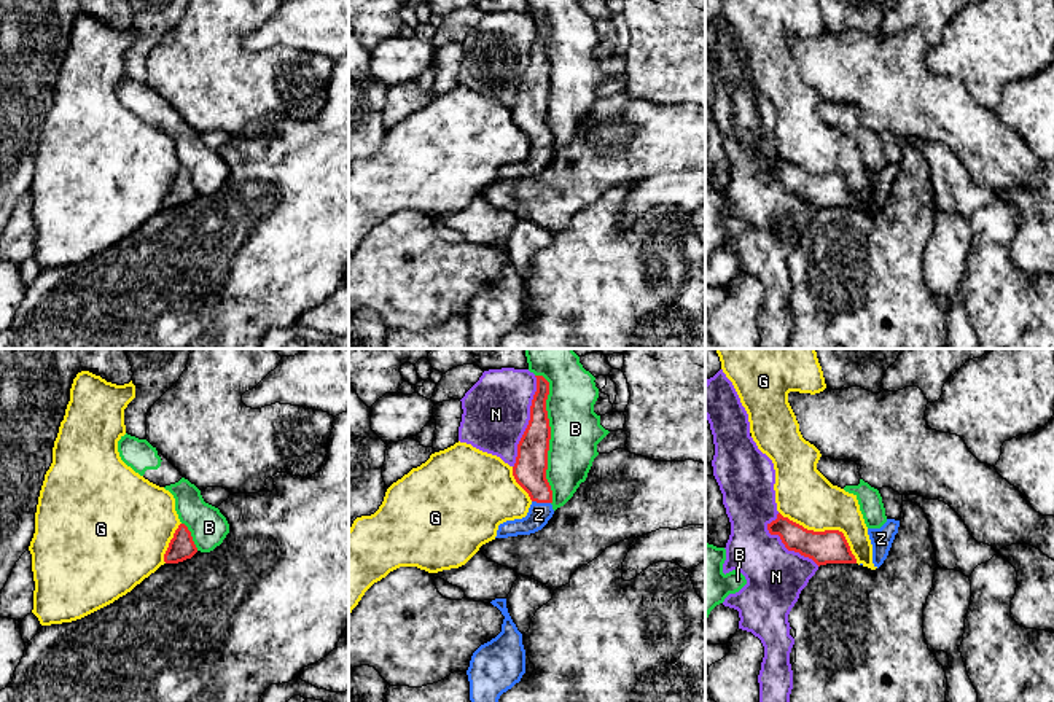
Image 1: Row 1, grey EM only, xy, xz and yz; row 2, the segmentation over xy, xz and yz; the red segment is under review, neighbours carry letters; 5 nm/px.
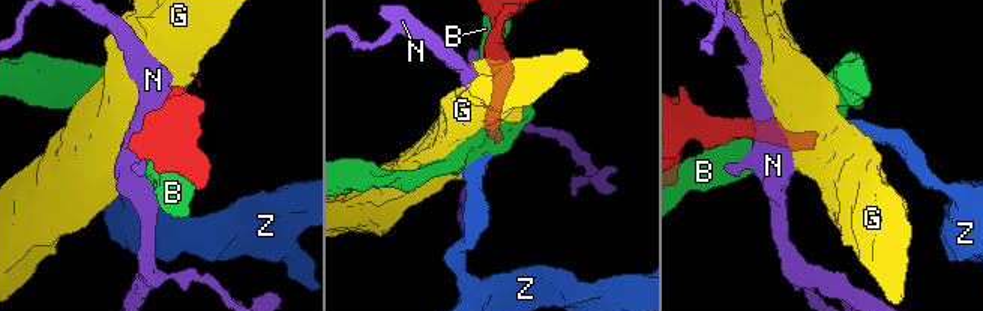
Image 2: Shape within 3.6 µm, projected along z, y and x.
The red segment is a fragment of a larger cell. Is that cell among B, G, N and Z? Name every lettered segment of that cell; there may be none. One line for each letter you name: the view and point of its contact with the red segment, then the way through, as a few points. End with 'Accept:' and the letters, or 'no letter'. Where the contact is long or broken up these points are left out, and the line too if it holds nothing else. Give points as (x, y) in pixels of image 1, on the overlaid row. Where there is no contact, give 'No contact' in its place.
Z: Touches red at xz (542, 502). Path across: xz (529, 470), (542, 502), (538, 514)
Accept: Z

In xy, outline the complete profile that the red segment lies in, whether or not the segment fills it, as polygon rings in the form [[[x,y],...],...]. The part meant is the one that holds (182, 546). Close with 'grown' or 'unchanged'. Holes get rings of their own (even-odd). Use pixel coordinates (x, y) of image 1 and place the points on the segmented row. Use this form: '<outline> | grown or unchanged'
[[[180,524],[164,554],[164,562],[178,564],[186,559],[191,559],[196,552],[197,552],[197,548],[193,541],[191,532],[185,524]]] | unchanged

